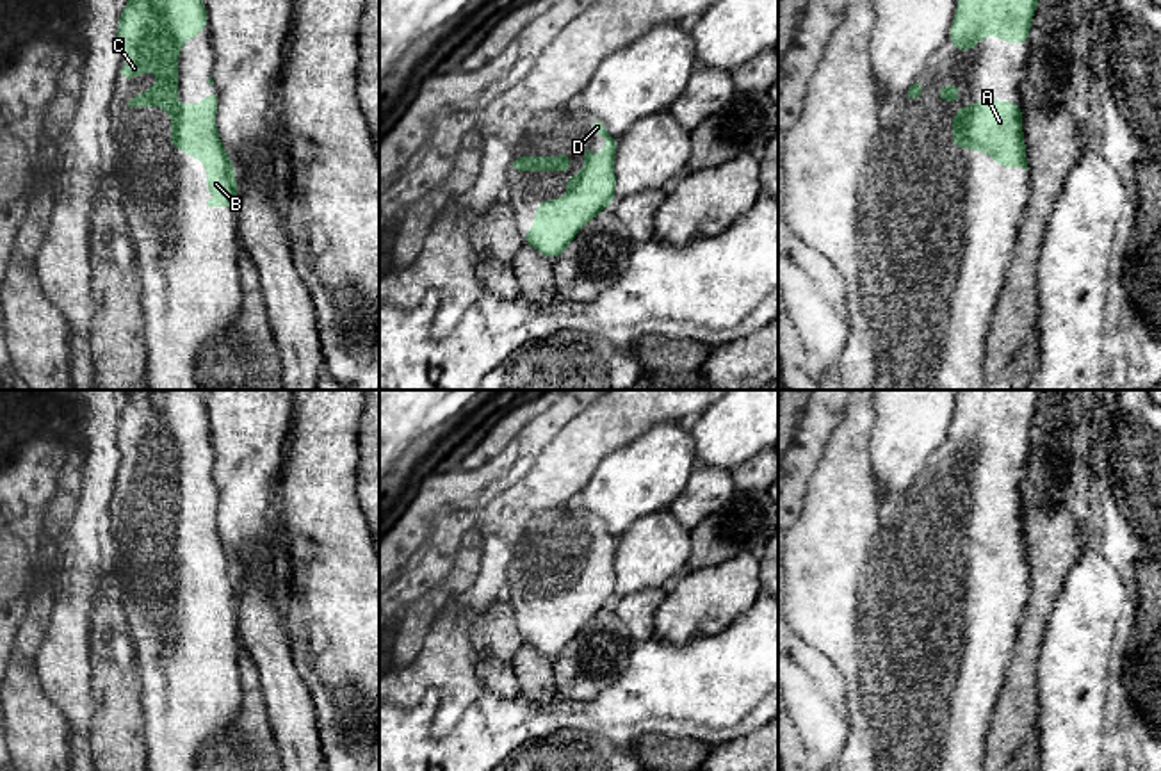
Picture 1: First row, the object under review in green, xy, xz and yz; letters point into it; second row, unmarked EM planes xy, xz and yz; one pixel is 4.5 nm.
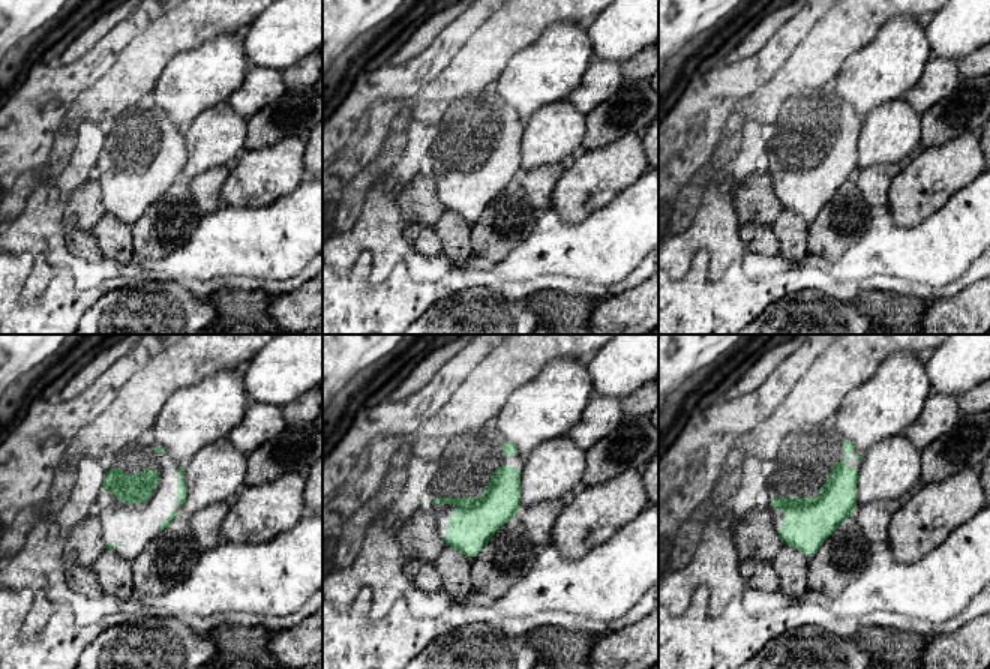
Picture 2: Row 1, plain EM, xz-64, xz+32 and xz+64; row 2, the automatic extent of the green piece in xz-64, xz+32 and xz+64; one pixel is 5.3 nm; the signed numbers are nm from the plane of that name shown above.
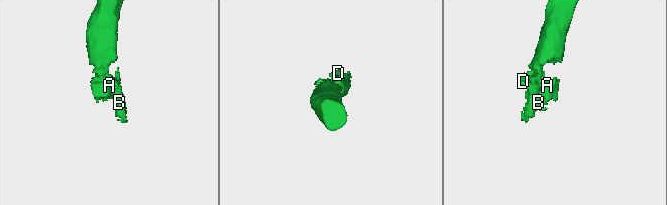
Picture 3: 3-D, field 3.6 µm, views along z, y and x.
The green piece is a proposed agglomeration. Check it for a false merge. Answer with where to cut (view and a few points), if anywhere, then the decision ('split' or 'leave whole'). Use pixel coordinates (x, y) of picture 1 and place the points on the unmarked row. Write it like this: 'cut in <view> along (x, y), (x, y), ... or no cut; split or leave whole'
no cut; leave whole

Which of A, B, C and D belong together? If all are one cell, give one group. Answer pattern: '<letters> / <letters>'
A B C D

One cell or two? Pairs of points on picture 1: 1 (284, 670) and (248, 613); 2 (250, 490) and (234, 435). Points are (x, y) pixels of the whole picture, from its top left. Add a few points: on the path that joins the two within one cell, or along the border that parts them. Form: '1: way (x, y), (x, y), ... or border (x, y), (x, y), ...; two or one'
1: way (284, 656), (284, 649), (262, 625); one
2: way (246, 476), (246, 449); one

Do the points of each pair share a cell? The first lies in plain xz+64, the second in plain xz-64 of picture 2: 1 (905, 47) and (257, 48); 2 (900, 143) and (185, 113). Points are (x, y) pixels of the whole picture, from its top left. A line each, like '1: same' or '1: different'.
1: different
2: different

